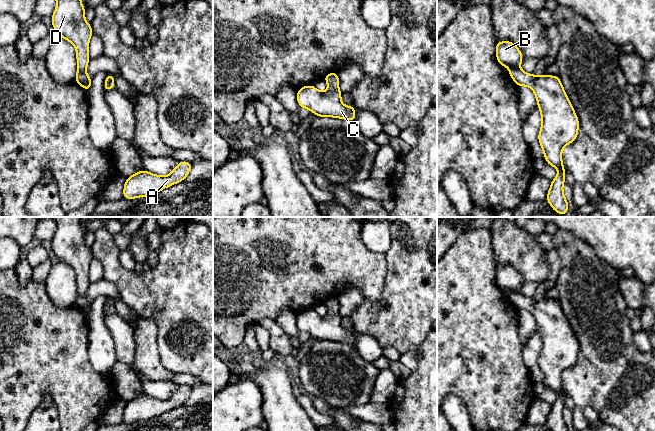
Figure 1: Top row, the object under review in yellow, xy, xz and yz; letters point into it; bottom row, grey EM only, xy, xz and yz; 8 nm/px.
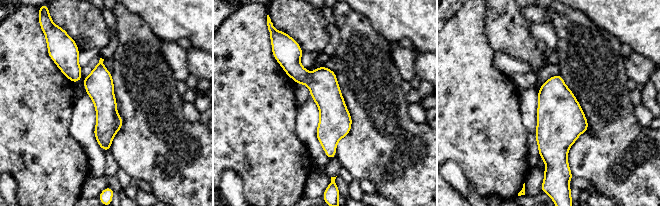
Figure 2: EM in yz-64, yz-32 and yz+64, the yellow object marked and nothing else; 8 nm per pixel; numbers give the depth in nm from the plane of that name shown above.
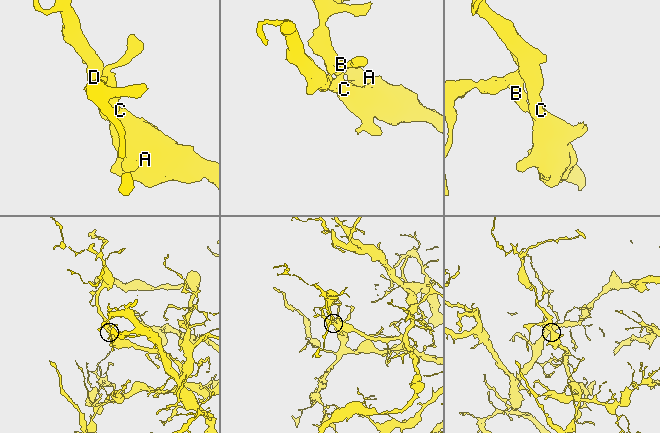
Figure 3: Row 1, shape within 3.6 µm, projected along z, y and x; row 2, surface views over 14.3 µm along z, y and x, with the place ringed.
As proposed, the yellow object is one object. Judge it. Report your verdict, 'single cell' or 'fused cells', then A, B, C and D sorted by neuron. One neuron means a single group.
single cell; groups A B C D

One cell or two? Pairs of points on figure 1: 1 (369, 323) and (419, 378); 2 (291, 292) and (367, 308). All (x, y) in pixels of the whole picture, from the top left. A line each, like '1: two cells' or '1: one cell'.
1: two cells
2: two cells

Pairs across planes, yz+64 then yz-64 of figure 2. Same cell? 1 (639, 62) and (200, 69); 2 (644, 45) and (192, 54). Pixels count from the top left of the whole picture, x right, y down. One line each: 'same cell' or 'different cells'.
1: different cells
2: different cells

